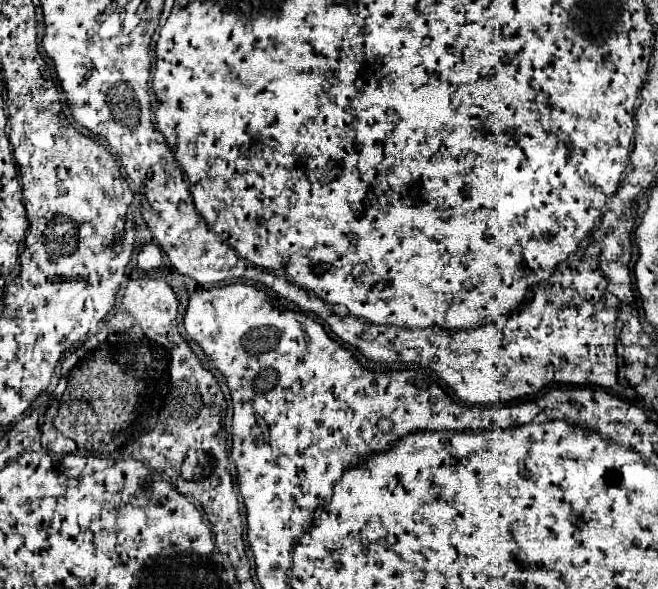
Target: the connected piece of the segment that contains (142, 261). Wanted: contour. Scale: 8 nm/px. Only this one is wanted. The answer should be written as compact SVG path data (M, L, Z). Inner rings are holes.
M147 243L141 247L137 255L137 265L145 272L156 270L160 267L161 250L155 243ZM160 254L160 256L159 256Z

